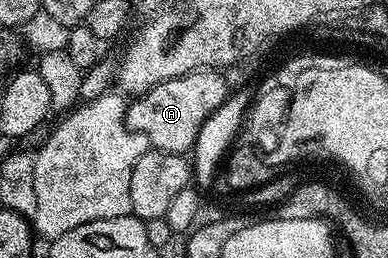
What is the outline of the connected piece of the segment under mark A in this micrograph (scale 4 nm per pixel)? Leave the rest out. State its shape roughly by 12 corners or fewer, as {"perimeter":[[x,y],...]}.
{"perimeter":[[177,76],[128,101],[127,127],[186,155],[228,95]]}

